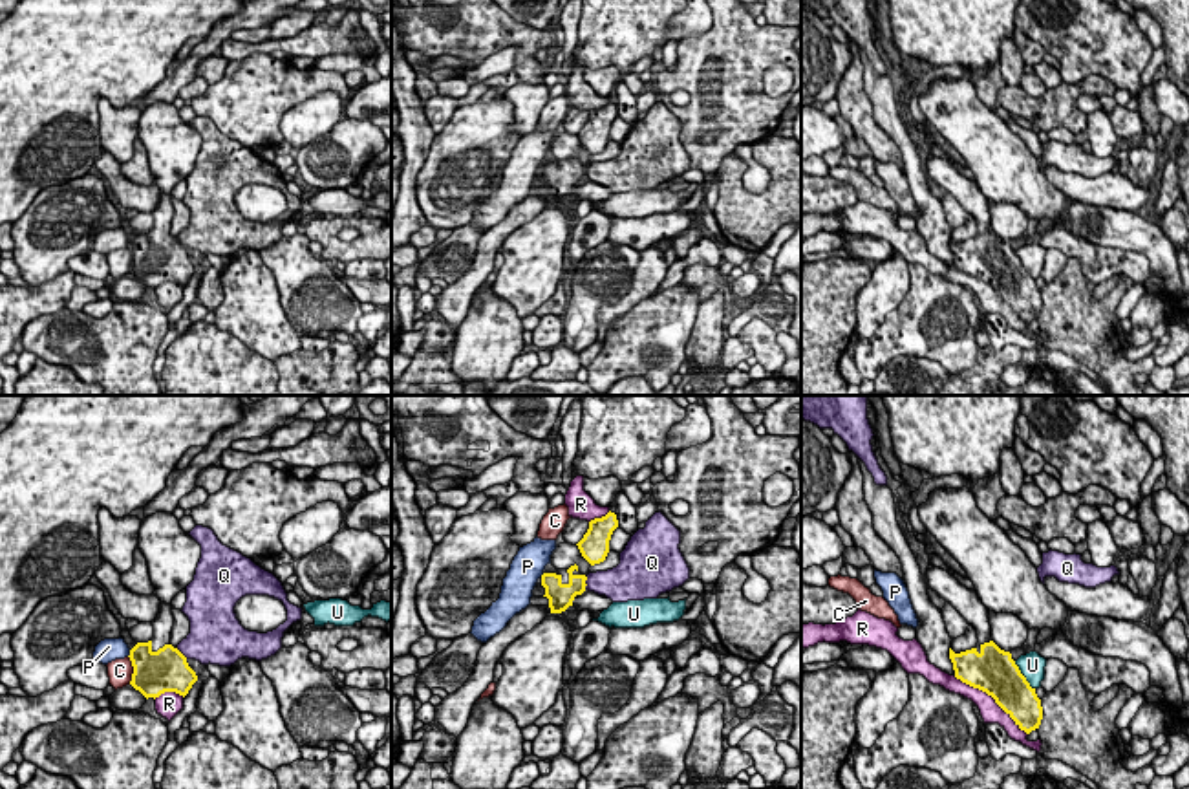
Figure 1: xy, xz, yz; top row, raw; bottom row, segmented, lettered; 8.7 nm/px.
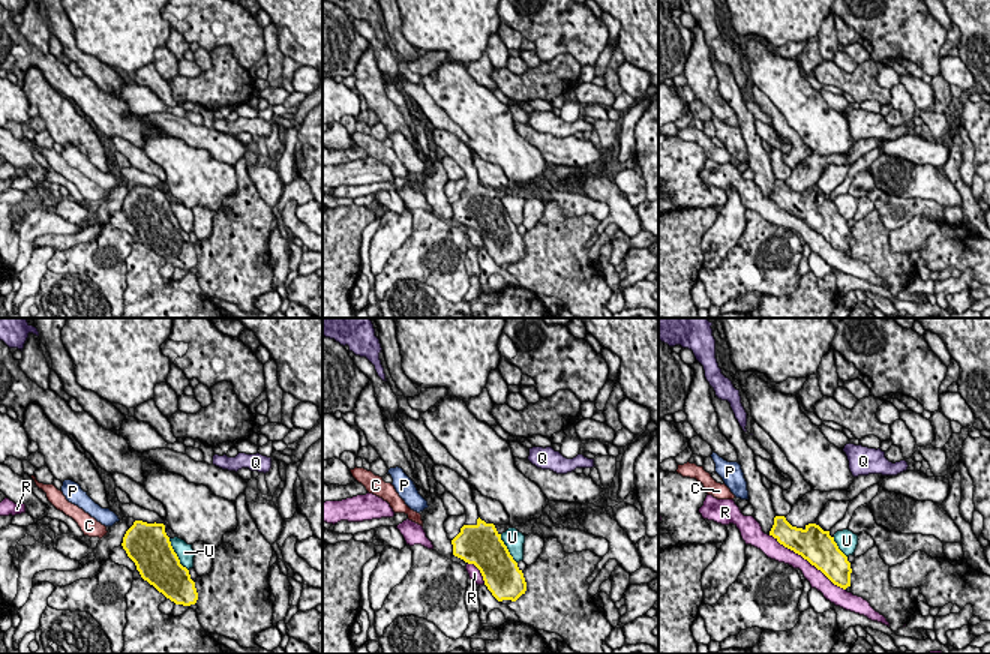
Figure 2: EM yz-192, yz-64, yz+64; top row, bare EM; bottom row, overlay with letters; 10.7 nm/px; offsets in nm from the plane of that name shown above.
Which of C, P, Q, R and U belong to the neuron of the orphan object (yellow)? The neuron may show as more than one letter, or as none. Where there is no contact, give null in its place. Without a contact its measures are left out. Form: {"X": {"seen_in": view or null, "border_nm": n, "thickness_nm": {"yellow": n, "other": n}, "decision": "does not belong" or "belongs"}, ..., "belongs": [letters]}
{"C": {"seen_in": "xy", "border_nm": 260, "thickness_nm": {"yellow": 380, "other": 220}, "decision": "does not belong"}, "P": {"seen_in": "xy", "border_nm": 70, "thickness_nm": {"yellow": 360, "other": 200}, "decision": "does not belong"}, "Q": {"seen_in": "xz", "border_nm": 120, "thickness_nm": {"yellow": 220, "other": 240}, "decision": "does not belong"}, "R": {"seen_in": "yz", "border_nm": 850, "thickness_nm": {"yellow": 400, "other": 180}, "decision": "does not belong"}, "U": {"seen_in": "yz", "border_nm": 320, "thickness_nm": {"yellow": 380, "other": 220}, "decision": "does not belong"}, "belongs": []}

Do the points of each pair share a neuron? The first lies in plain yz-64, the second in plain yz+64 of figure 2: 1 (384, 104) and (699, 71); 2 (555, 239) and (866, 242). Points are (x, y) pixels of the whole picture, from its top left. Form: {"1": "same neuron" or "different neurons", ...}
{"1": "same neuron", "2": "same neuron"}

